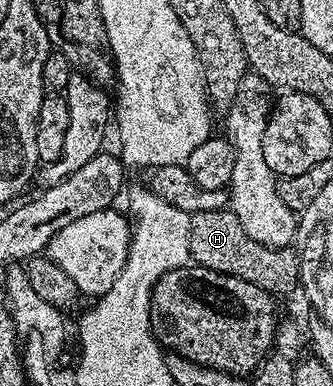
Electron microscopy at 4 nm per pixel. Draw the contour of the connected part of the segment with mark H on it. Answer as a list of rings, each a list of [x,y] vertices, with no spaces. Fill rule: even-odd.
[[[230,209],[192,214],[189,249],[192,260],[198,266],[249,281],[268,291],[272,297],[290,296],[300,286],[298,254],[291,247],[266,247],[253,241],[245,229],[241,229],[241,221],[237,221]]]

